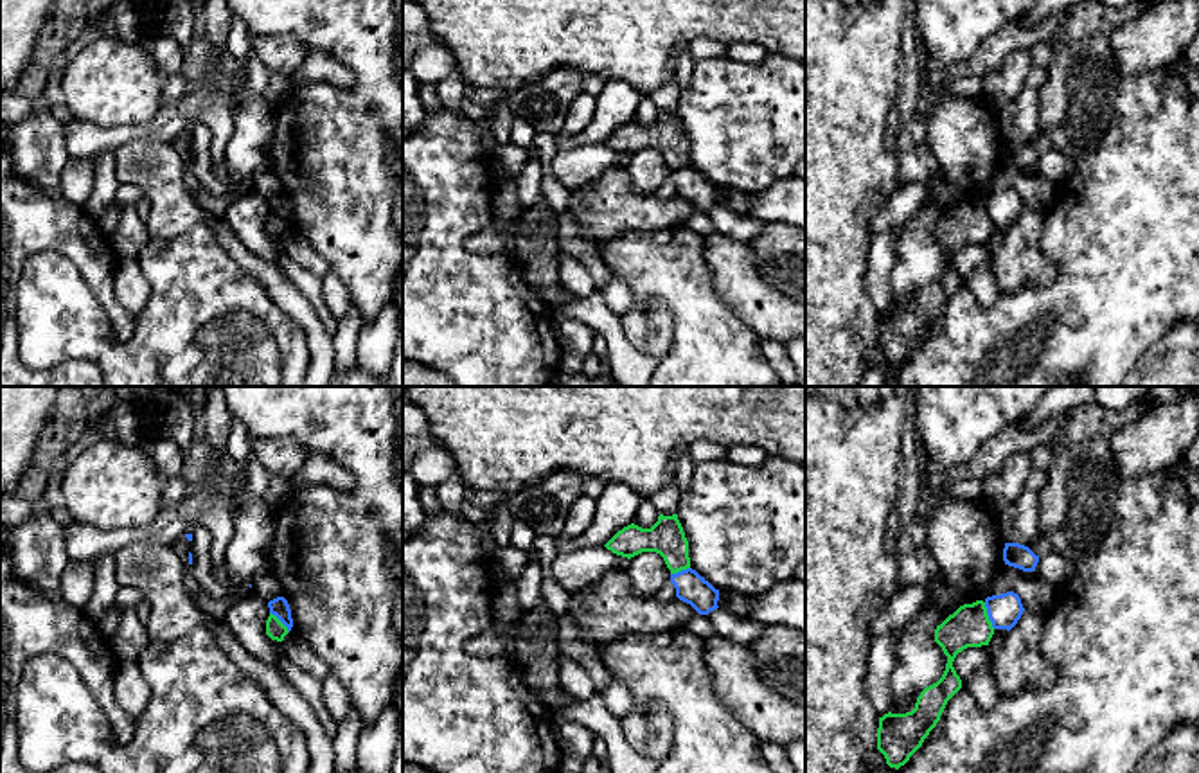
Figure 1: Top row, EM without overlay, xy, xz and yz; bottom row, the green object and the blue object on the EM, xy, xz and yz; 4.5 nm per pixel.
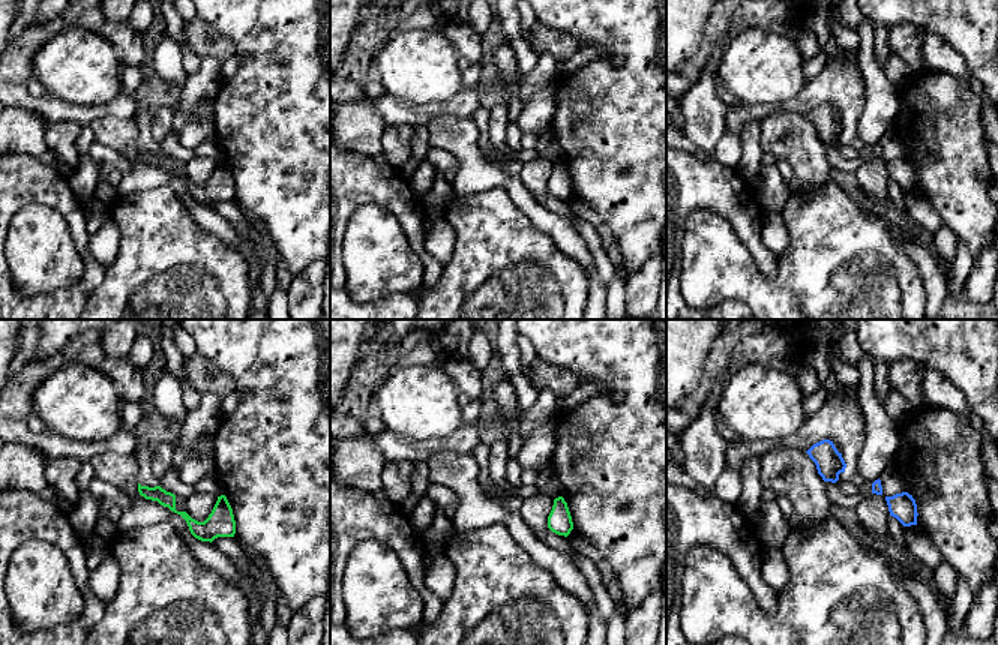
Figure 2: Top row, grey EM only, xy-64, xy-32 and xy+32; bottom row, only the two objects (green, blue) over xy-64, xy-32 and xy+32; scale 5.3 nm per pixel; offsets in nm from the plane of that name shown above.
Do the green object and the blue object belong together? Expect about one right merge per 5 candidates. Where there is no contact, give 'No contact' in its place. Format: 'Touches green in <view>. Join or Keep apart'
Touches green in yz. Keep apart

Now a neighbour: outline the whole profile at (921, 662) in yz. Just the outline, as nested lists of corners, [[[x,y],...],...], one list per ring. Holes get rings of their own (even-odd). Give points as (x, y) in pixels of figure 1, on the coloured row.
[[[924,606],[901,627],[895,644],[897,665],[892,671],[892,706],[888,712],[911,712],[920,692],[942,678],[947,656],[935,642],[935,629],[958,608]]]

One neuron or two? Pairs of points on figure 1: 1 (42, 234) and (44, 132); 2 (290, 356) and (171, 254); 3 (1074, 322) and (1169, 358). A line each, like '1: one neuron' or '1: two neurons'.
1: two neurons
2: one neuron
3: two neurons

